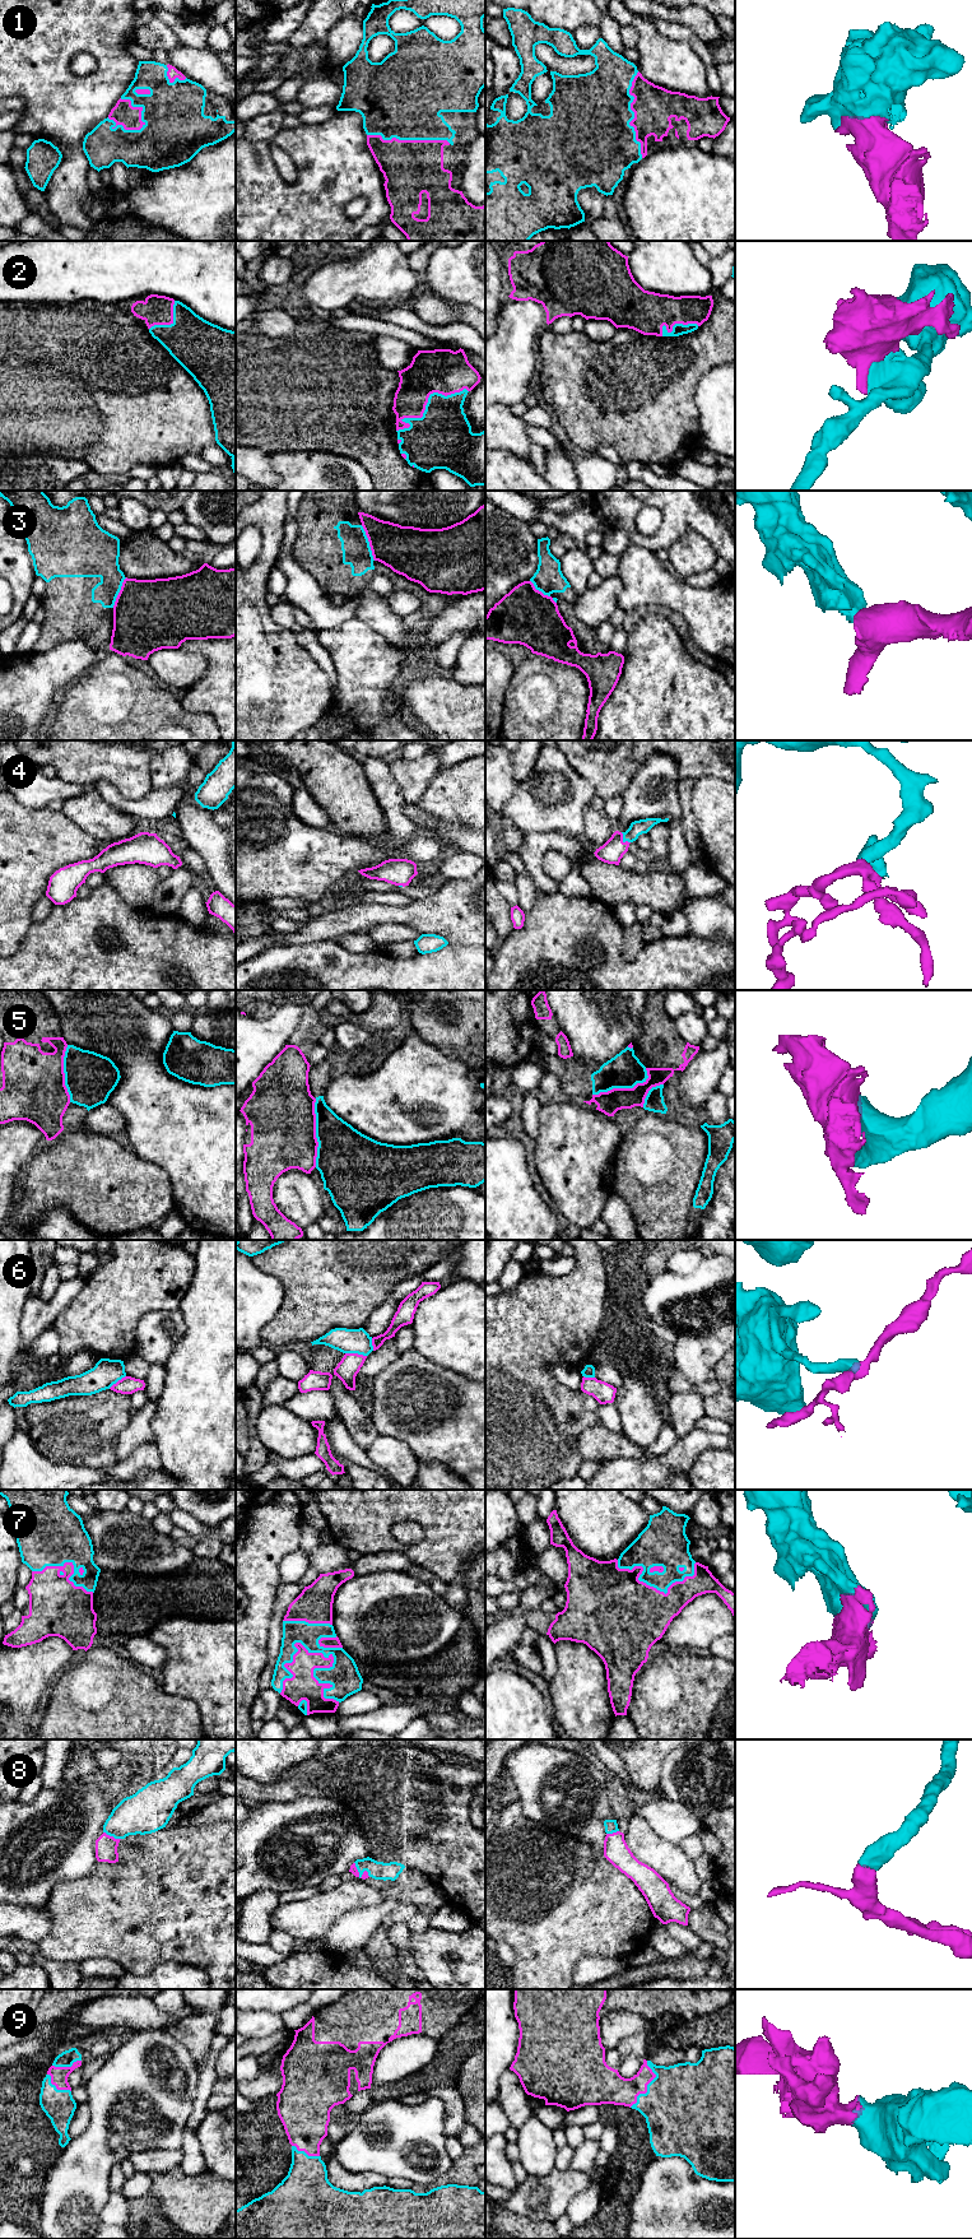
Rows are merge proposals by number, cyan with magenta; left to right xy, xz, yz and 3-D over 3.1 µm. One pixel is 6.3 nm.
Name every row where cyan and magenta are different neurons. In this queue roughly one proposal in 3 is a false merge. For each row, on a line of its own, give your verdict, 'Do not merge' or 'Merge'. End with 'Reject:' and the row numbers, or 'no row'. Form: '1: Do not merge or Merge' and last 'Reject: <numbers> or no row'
1: Merge
2: Merge
3: Do not merge
4: Merge
5: Do not merge
6: Do not merge
7: Merge
8: Merge
9: Merge
Reject: 3, 5, 6

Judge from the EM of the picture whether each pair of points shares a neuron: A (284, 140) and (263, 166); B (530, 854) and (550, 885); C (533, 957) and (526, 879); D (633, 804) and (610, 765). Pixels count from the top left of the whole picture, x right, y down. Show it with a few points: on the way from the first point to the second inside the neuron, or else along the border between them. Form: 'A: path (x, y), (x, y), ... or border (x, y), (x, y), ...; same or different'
A: path (274, 140), (269, 140), (265, 144), (263, 156); same
B: path (533, 862), (535, 871), (543, 878); same
C: border (536, 897), (533, 907), (525, 915); different
D: border (641, 763), (628, 786), (621, 794); different

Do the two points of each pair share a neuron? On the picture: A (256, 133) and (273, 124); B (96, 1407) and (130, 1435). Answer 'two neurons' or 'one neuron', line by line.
A: one neuron
B: two neurons

